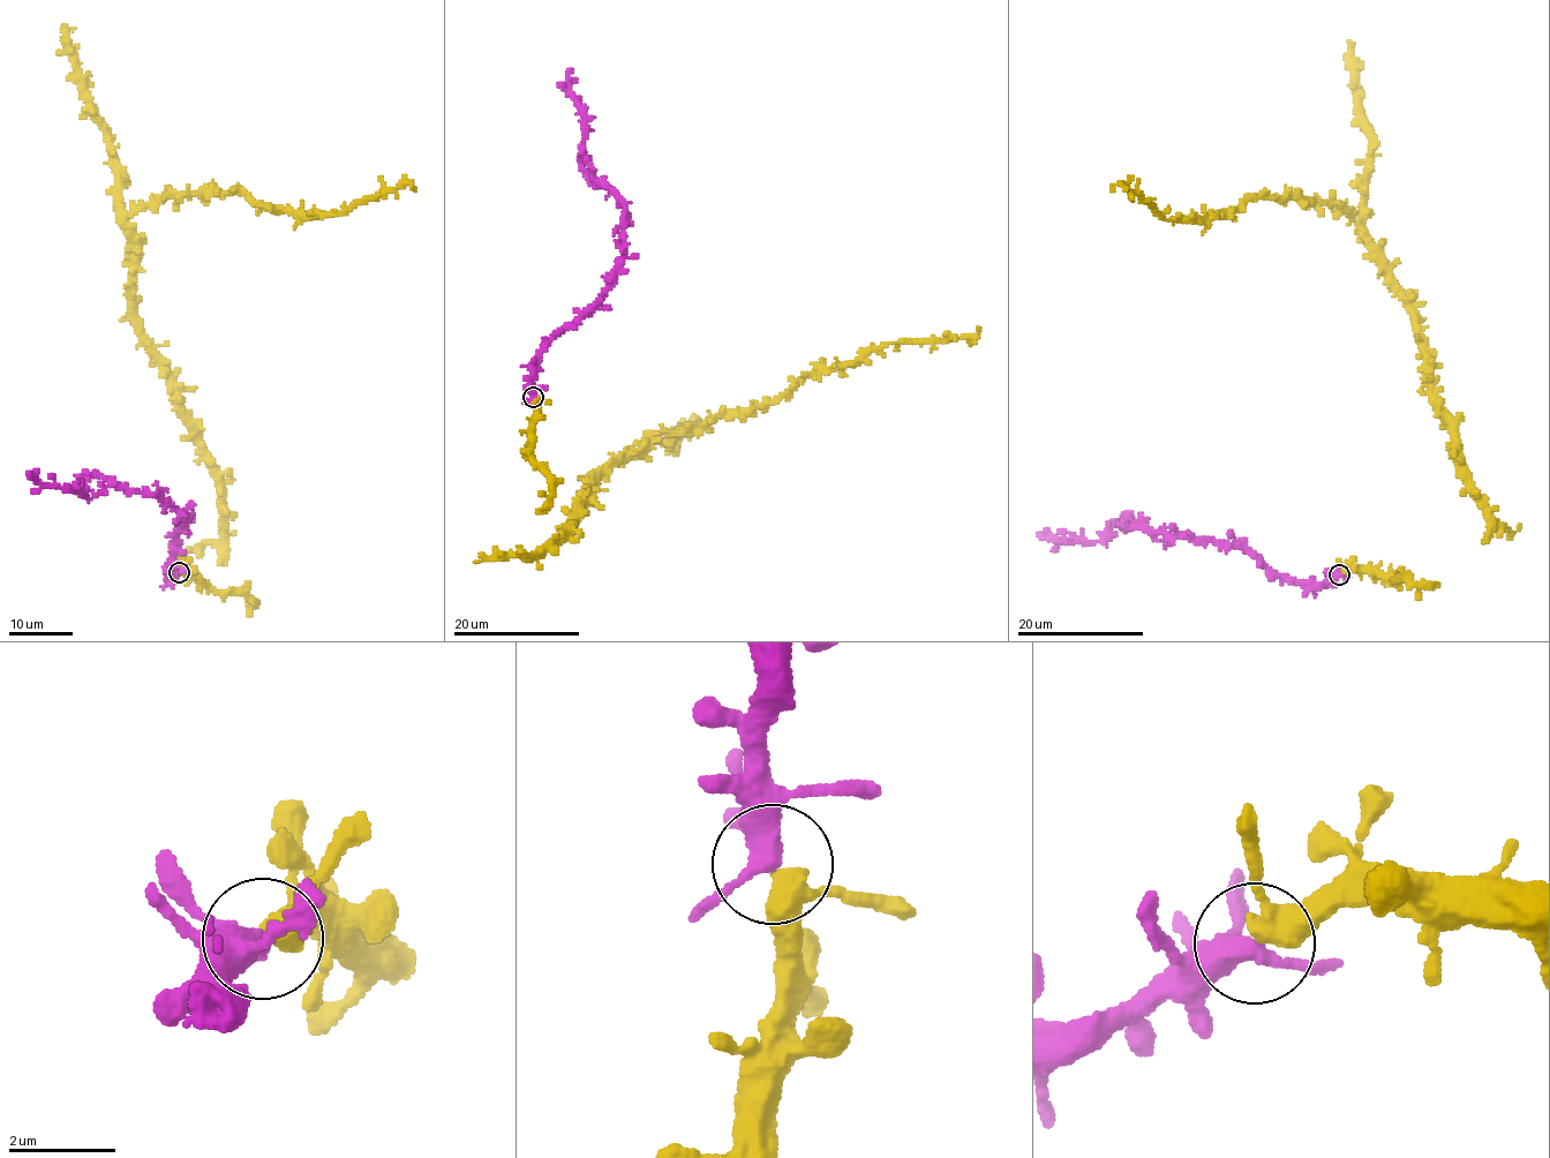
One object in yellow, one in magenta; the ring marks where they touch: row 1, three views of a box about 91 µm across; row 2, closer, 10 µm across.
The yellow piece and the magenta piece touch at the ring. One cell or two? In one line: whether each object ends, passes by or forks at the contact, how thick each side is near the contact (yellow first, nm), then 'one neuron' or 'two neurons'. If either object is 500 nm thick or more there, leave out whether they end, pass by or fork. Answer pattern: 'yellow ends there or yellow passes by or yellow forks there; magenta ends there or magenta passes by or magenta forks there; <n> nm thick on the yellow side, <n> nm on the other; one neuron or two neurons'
yellow passes by; magenta forks there; 400 nm thick on the yellow side, 320 nm on the other; one neuron

